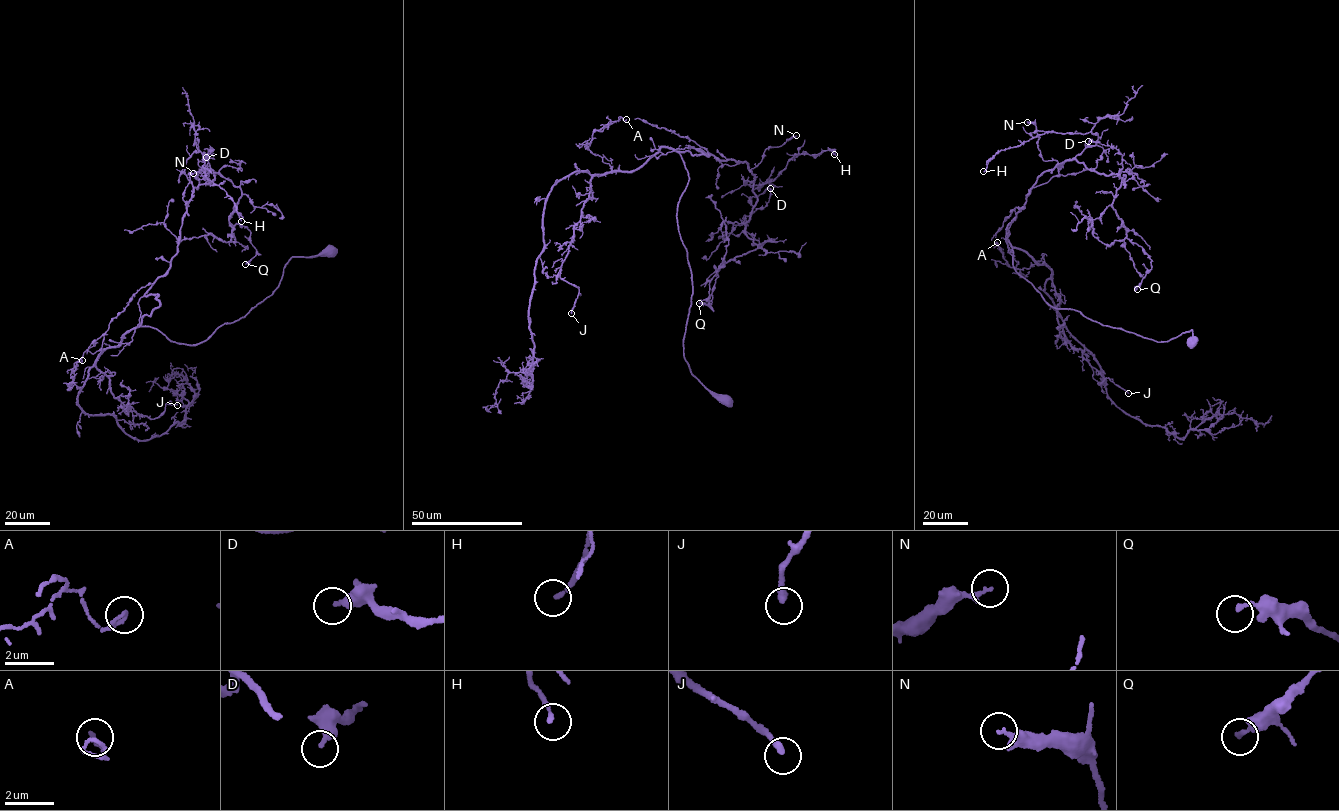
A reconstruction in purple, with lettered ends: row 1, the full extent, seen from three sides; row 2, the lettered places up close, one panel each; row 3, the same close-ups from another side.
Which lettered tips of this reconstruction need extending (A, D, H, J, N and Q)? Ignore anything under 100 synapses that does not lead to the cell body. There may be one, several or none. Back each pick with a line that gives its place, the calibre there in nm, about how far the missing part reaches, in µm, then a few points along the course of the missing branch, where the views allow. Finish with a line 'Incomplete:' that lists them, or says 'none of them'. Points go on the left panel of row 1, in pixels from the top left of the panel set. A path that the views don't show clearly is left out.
J: Place: (177, 405). Thickness 260 nm. Missing length about 80 µm. Course of what is missing: (177, 405), (187, 408), (188, 405), (194, 416), (214, 421), (224, 411), (241, 406), (248, 409), (250, 416)
Incomplete: J

